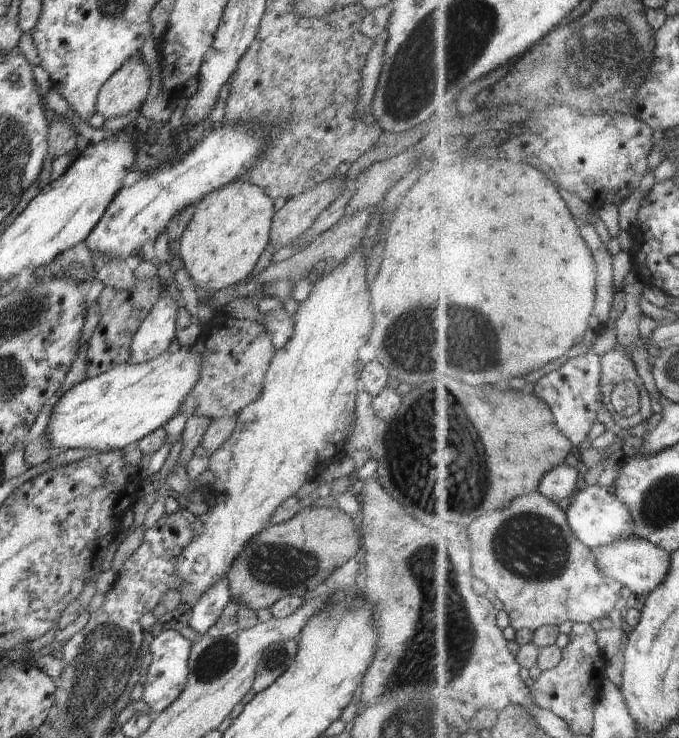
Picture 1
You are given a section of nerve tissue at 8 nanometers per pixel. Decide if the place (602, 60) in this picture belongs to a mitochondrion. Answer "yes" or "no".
yes

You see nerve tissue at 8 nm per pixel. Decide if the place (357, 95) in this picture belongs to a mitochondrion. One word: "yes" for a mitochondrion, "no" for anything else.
no

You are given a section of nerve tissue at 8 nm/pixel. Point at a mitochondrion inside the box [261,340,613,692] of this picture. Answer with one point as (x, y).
(529, 544)

